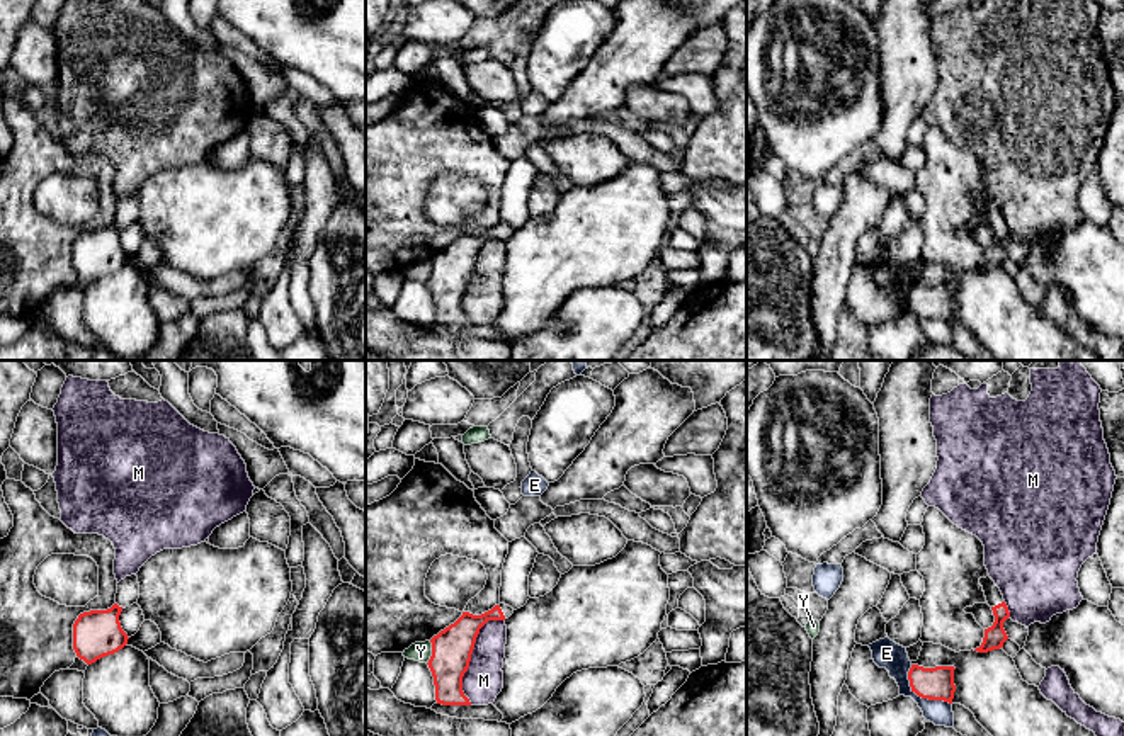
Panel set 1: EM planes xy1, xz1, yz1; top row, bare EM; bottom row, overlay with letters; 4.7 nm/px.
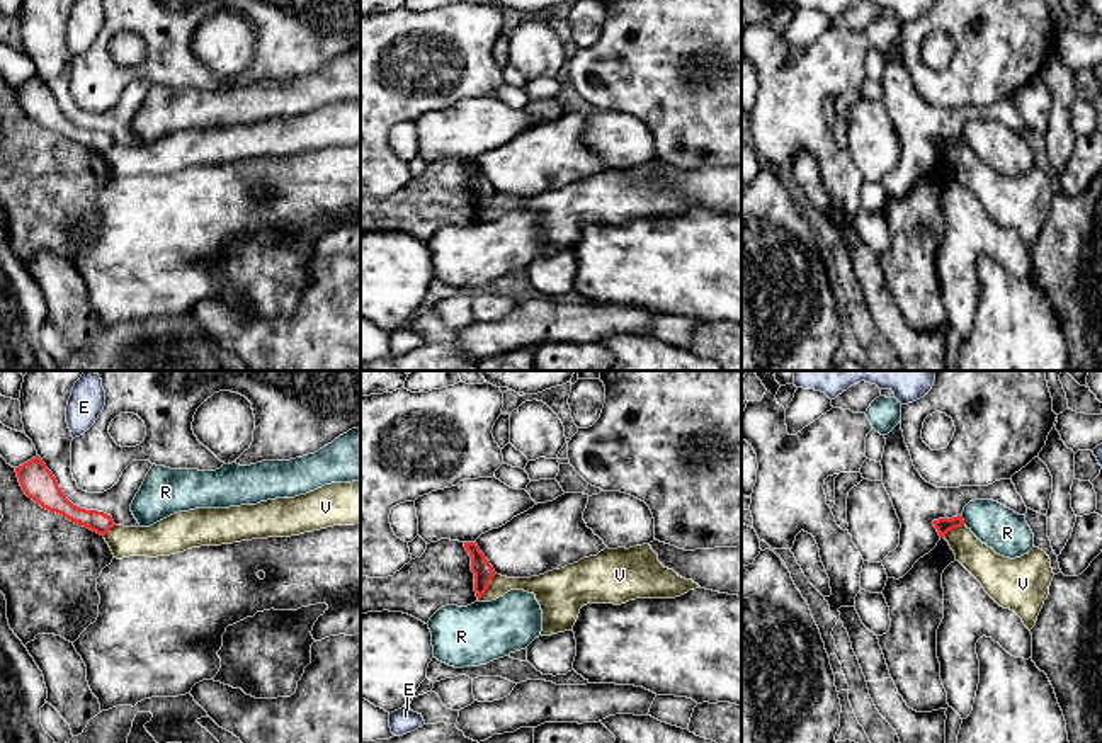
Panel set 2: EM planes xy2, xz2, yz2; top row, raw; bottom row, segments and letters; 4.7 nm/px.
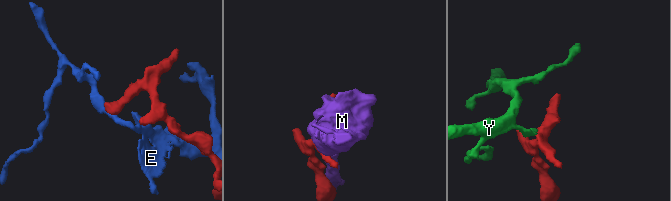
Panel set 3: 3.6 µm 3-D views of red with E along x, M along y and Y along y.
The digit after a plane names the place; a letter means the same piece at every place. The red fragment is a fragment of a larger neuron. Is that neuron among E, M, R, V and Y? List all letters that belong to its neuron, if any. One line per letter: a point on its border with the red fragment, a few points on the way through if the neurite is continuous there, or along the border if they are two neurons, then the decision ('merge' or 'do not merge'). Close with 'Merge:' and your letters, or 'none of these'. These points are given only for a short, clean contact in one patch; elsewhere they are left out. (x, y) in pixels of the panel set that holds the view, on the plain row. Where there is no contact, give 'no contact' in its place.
E: meets red in yz1 at (920, 315); border along yz1 (910, 284), (908, 305), (919, 315), (942, 318), (951, 323); do not merge
M: meets red in xz1 at (471, 272); do not merge
R: meets red in yz2 at (963, 140); border along yz2 (961, 135), (965, 143); do not merge
V: meets red in xz2 at (487, 206); border along xz2 (495, 192), (478, 218); do not merge
Y: meets red in xz1 at (432, 272); border along xz1 (431, 260), (431, 277), (427, 283); do not merge
Merge: none of these

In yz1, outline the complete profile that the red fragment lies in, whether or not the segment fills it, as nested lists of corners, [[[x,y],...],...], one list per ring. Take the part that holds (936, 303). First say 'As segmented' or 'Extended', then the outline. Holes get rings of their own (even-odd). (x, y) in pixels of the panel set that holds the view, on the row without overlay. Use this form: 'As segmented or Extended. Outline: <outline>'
As segmented. Outline: [[[911,284],[908,291],[911,311],[922,318],[952,323],[956,311],[954,289],[954,286],[923,287]]]

